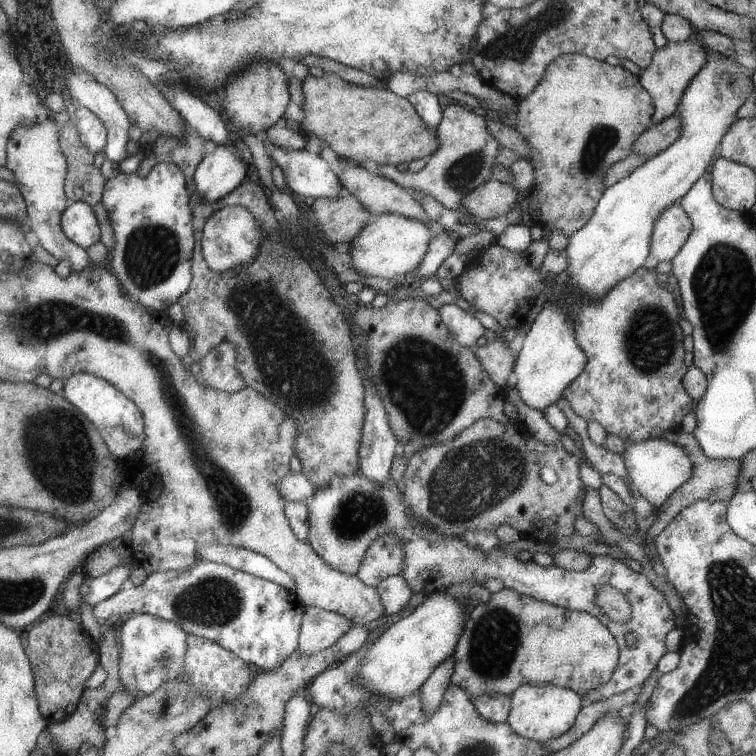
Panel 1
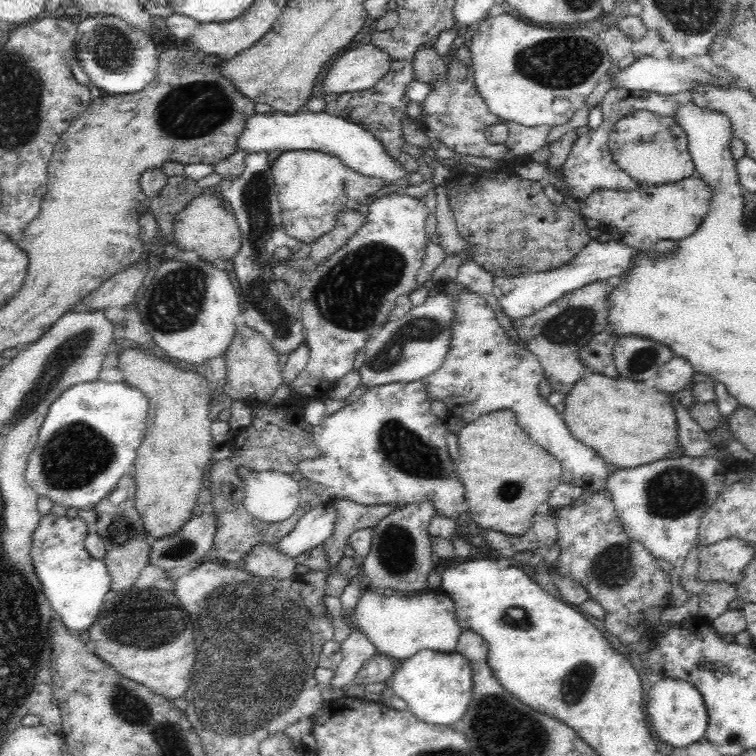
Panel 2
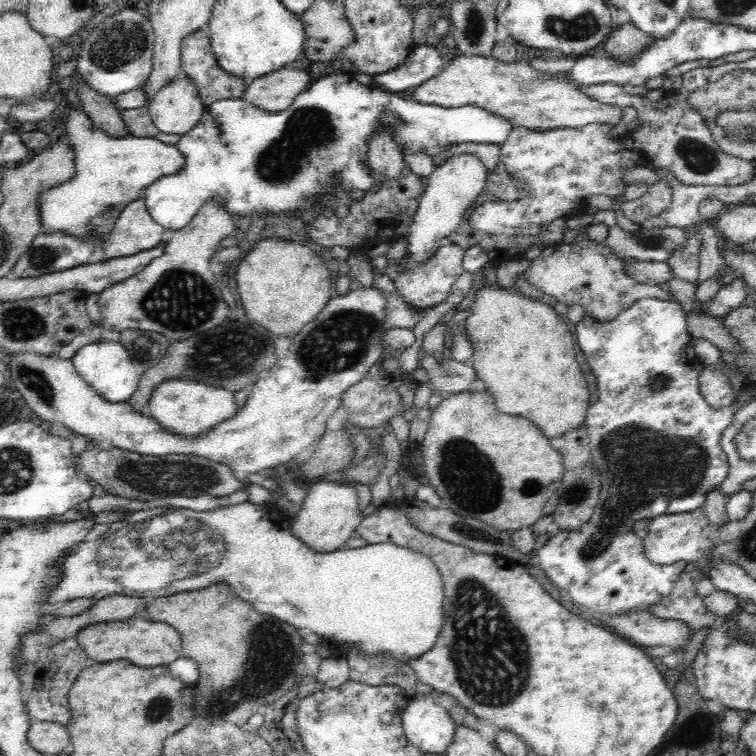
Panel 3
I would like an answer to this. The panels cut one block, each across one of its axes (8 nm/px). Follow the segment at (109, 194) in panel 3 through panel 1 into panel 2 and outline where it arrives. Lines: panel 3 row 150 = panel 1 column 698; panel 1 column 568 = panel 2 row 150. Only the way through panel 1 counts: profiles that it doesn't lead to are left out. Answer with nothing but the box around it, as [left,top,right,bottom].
[237,112,408,189]

